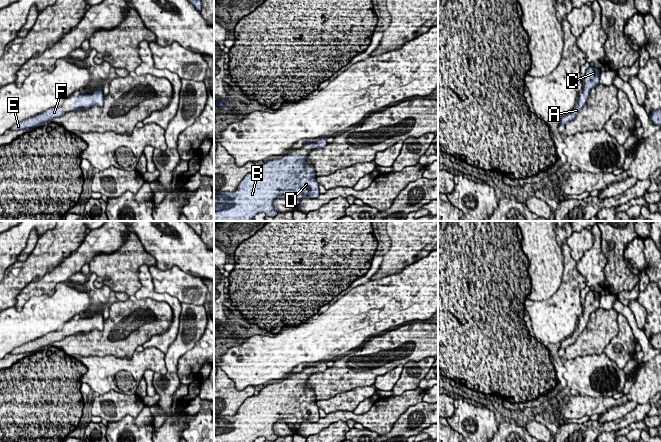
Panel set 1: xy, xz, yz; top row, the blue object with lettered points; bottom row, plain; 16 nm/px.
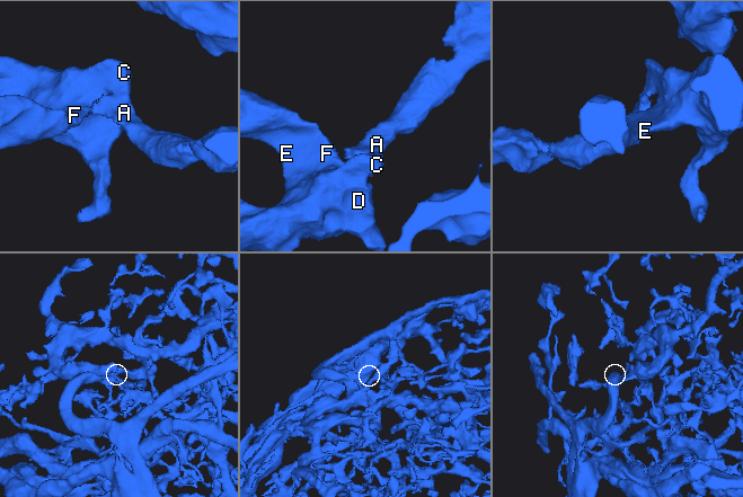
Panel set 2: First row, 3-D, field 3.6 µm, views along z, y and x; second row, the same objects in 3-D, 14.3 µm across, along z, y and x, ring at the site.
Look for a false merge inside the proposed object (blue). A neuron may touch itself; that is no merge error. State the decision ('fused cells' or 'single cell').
single cell

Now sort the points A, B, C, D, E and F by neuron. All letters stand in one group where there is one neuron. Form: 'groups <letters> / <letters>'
groups A B C D E F

